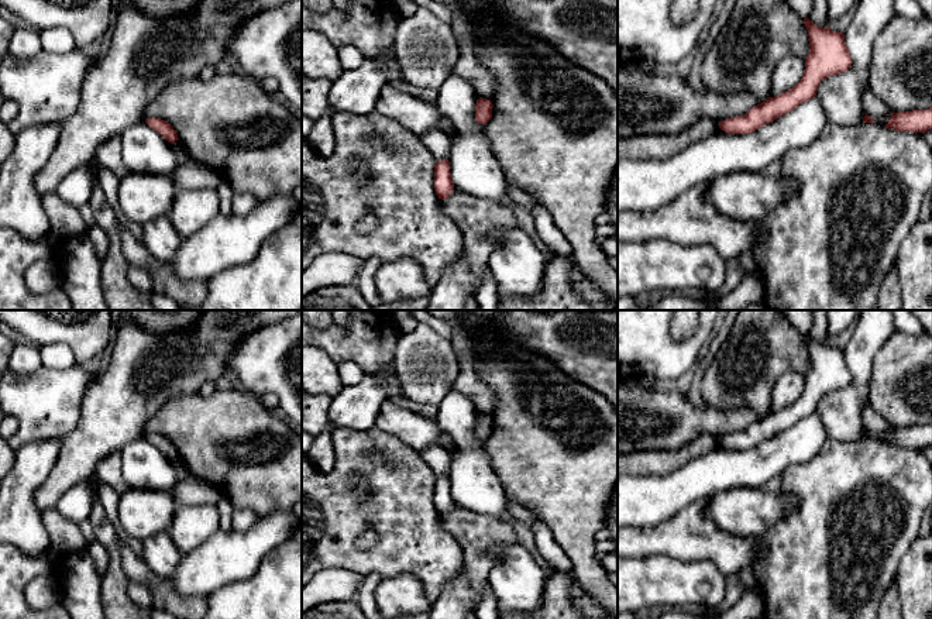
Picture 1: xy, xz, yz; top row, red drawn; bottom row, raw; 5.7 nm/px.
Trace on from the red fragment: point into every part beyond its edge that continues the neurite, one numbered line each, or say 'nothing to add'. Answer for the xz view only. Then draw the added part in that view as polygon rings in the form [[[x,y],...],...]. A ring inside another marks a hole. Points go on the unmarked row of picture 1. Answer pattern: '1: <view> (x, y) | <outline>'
nothing to add

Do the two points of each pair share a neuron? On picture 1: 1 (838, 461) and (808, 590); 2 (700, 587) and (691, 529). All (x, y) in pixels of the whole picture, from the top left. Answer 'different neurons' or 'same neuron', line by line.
1: same neuron
2: different neurons

